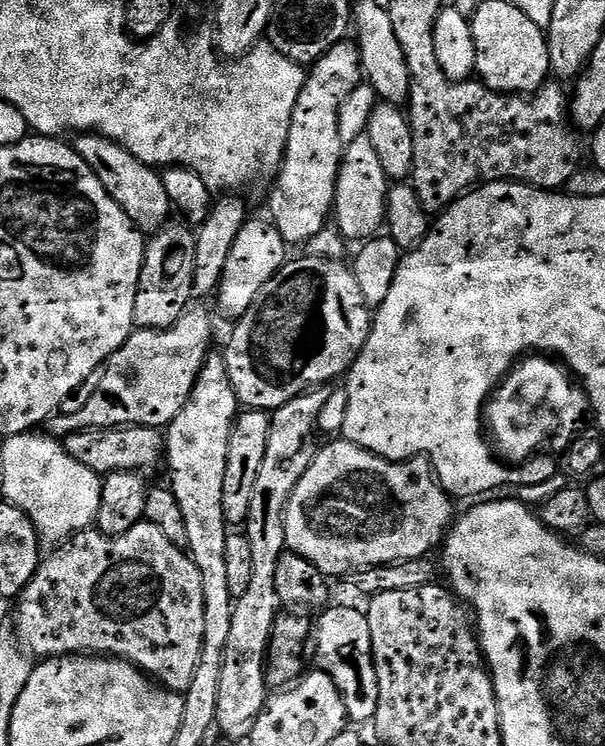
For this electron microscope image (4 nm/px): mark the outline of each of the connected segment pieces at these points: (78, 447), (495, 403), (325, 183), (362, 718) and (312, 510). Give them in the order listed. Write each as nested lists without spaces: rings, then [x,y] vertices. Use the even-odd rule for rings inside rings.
[[[131,424],[129,428],[106,428],[103,430],[75,432],[74,434],[63,437],[62,443],[65,452],[68,453],[70,458],[74,458],[74,462],[82,462],[82,466],[94,470],[96,475],[101,478],[110,476],[114,472],[139,472],[141,474],[148,474],[148,471],[150,471],[159,460],[161,463],[166,456],[165,433],[159,428],[138,426],[137,424]]]
[[[532,354],[521,359],[500,381],[496,391],[491,393],[486,404],[486,432],[494,445],[495,455],[509,465],[520,466],[541,450],[567,449],[577,439],[575,436],[580,428],[580,419],[584,415],[587,417],[589,412],[588,395],[579,383],[555,359],[544,354]]]
[[[348,40],[335,44],[305,75],[302,92],[291,114],[287,150],[270,196],[271,223],[287,245],[306,244],[329,221],[335,207],[337,172],[344,149],[339,134],[339,114],[363,76],[359,49]]]
[[[340,604],[329,606],[319,613],[317,624],[314,624],[314,644],[316,640],[316,664],[338,686],[342,702],[348,711],[348,719],[353,725],[361,726],[375,721],[378,710],[378,674],[372,657],[372,639],[370,622],[363,611],[347,608]]]
[[[337,438],[333,444],[328,444],[325,448],[323,445],[317,451],[314,462],[310,462],[306,474],[302,474],[298,486],[294,486],[294,490],[286,502],[286,510],[284,511],[284,543],[287,551],[306,558],[319,572],[323,572],[325,577],[328,578],[340,576],[343,572],[353,571],[352,573],[355,573],[361,568],[373,568],[379,564],[396,564],[400,560],[423,560],[429,555],[428,551],[431,548],[439,549],[443,545],[454,523],[452,504],[454,504],[453,497],[449,496],[434,479],[432,465],[427,459],[413,458],[407,462],[384,460],[382,457],[374,455],[373,452],[360,448],[357,444],[351,444],[346,439]]]

